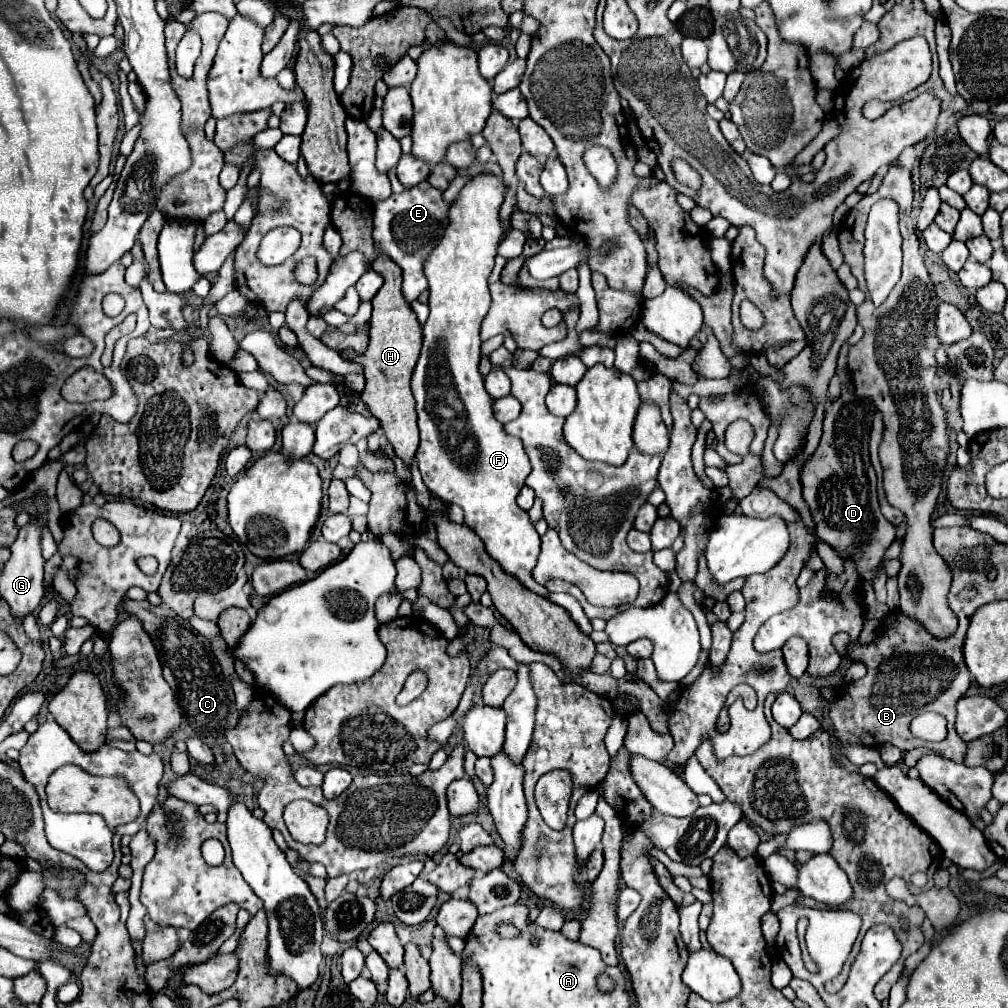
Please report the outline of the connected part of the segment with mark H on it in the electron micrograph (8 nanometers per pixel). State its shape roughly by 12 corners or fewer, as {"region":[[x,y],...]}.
{"region":[[373,259],[361,401],[409,465],[419,445],[411,375],[421,325],[401,297],[401,269]]}

